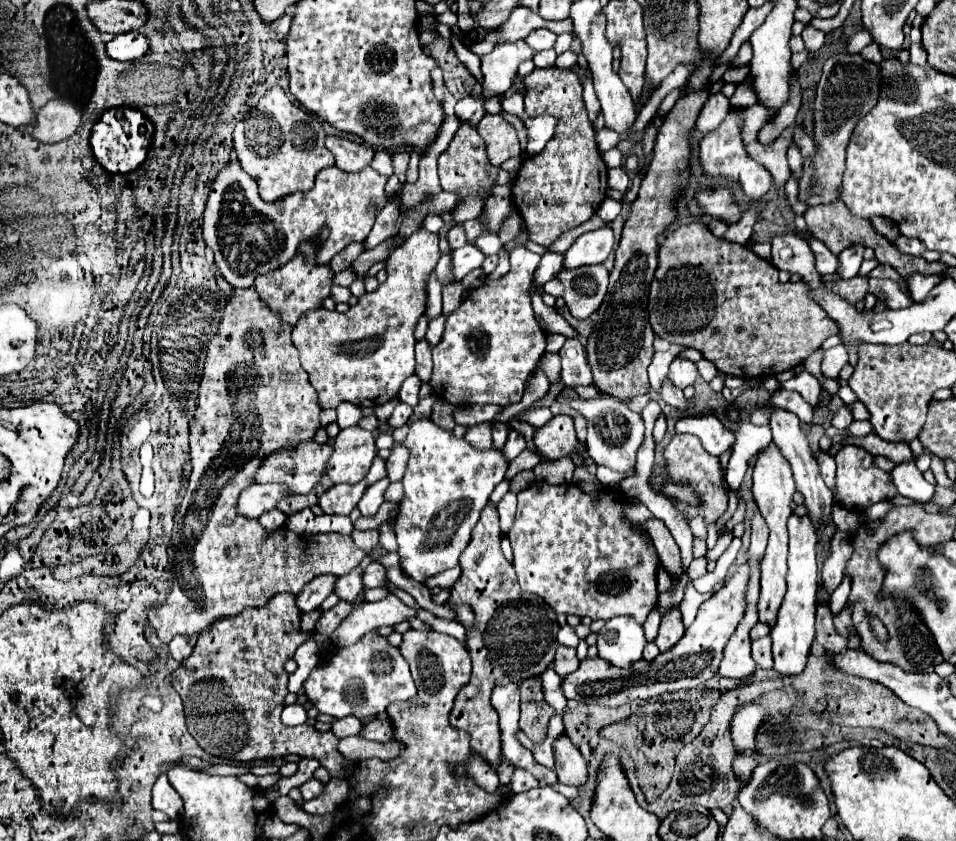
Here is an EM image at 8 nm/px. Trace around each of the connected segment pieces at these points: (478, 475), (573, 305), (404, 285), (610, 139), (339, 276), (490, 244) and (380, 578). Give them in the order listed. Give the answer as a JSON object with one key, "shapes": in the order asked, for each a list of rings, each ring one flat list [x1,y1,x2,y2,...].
{"shapes":[[[419,418,411,422,409,434,401,446,409,450,409,462,405,476,401,480,405,496,399,502,399,512,393,524,399,544,397,554,403,574,423,584,427,578,459,564,459,556,471,540,471,530,475,526,475,520,479,520,479,512,489,502,493,488,505,478,509,462,505,460,505,454,501,450,497,448,477,450,467,440,455,438,451,430,437,426,431,418]],[[603,264,583,266,575,270,561,270,551,282,545,284,545,292,559,298,563,296,573,318,589,318,603,302,607,294,609,272]],[[419,228,413,232,403,246,393,250,387,258,387,280,379,284,375,292,365,292,355,306,351,306,345,314,329,312,325,308,305,312,293,328,293,344,299,350,301,366,309,374,313,388,317,390,319,406,337,408,341,402,351,402,355,406,375,408,397,398,399,388,405,378,415,374,415,356,413,356,413,330,419,316,425,310,427,300,427,278,435,270,439,260,439,236]],[[601,128,601,130,597,130,595,140,597,140,597,146,599,146,601,154,603,154,603,152,607,152,607,150,615,148,615,146,621,142,621,136,619,136,617,132,609,132,609,130]],[[347,268,345,272,337,272,335,274,335,278,333,278,333,284,337,284,337,286,351,286,355,282,355,272,351,270,351,268]],[[485,230,485,232,475,240,475,246,477,246,485,256,493,256,493,254,499,252,501,242,499,242,499,236,497,236,495,232]],[[371,562,365,570,363,570,363,584,367,588,377,588,377,586,385,586,385,572,383,566,379,562]]]}

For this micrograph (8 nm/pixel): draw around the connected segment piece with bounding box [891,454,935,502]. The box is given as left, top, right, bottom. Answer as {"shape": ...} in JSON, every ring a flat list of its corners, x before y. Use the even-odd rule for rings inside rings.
{"shape":[[919,454,913,456,913,460,909,462,901,462,895,464,895,468,891,470,891,482,895,484,897,492,909,500,915,502,929,502,931,496,935,494,935,486,929,484,923,474,917,470,915,466,915,458]]}

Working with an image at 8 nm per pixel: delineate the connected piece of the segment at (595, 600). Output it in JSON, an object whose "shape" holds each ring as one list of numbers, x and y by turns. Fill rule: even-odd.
{"shape":[[535,482,531,484,529,488,525,488,523,492,519,492,519,504,517,504,517,516,515,516,515,522,513,526,509,528,507,536,509,536,509,542,511,542,511,548,513,548,513,556,515,556,515,562,513,562,513,568,517,572,517,578,519,578,519,584,521,584,521,590,525,592,533,592,537,594,539,598,543,598,557,614,575,614,575,616,589,616,591,620,611,620,615,616,633,616,637,620,637,624,643,624,647,620,647,614,655,608,657,604,657,570,661,566,661,558,655,550,655,546,651,544,651,538,649,534,645,534,645,530,639,526,639,524,633,524,625,512,623,512,623,506,625,502,623,500,617,500,617,498,625,498,621,492,617,490,611,490,611,488,601,488,595,496,583,492,575,482,569,482,569,484,545,484,545,482]]}

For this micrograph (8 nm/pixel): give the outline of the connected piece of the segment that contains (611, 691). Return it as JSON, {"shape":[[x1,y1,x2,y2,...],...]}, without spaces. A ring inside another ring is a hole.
{"shape":[[743,564,733,574,733,580,727,580,727,584,717,594,713,594,709,600,701,604,697,618,687,628,685,636,669,652,659,654,651,662,639,660,629,670,621,670,611,668,611,664,607,664,603,658,581,660,579,668,561,680,565,698,575,700,579,704,605,704,617,708,631,700,649,700,663,692,687,690,705,684,717,674,719,662,723,660,723,648,745,616,747,582,749,582,749,564]]}

